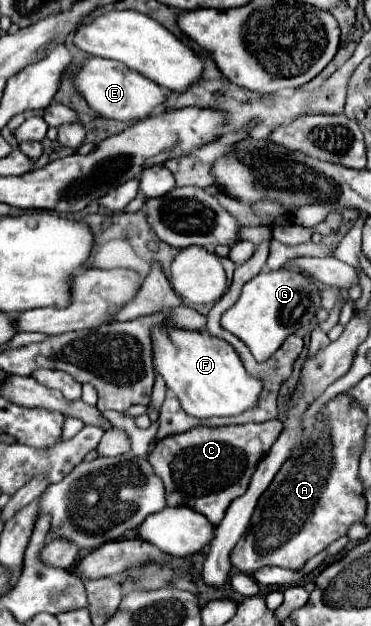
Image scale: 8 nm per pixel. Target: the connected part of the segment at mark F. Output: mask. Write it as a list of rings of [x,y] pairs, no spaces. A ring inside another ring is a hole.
[[[164,325],[164,329],[154,329],[154,369],[166,381],[166,387],[178,397],[182,409],[192,417],[224,417],[224,415],[240,415],[258,405],[258,397],[262,391],[262,381],[250,377],[238,357],[238,353],[218,337],[212,337],[208,331],[186,331]]]

